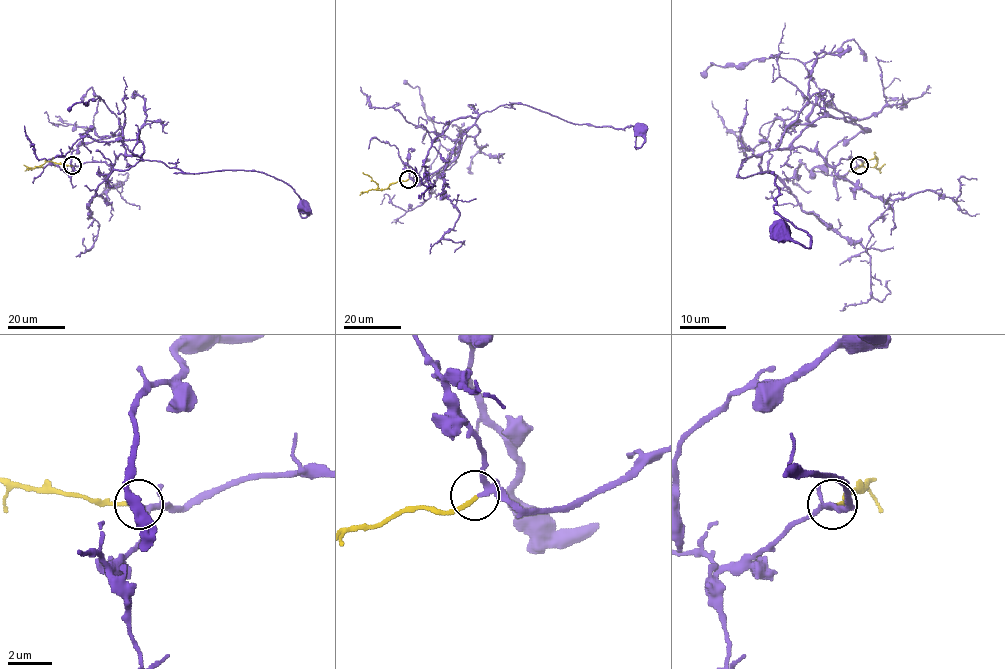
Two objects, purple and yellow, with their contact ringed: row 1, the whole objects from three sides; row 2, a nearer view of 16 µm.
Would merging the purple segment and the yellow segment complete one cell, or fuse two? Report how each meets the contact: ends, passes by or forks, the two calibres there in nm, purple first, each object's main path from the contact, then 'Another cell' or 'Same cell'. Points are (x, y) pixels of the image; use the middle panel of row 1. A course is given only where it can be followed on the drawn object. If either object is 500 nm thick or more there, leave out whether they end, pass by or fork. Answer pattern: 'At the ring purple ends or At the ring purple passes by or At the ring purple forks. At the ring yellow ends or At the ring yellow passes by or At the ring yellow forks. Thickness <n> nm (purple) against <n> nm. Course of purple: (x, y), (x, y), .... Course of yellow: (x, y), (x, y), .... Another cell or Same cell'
At the ring purple forks. At the ring yellow ends. Thickness 160 nm (purple) against 190 nm. Course of purple: (408, 179), (420, 181), (437, 171), (482, 113), (506, 104), (526, 104), (574, 123), (639, 131). Course of yellow: (408, 179), (379, 190), (372, 178), (362, 172). Same cell

